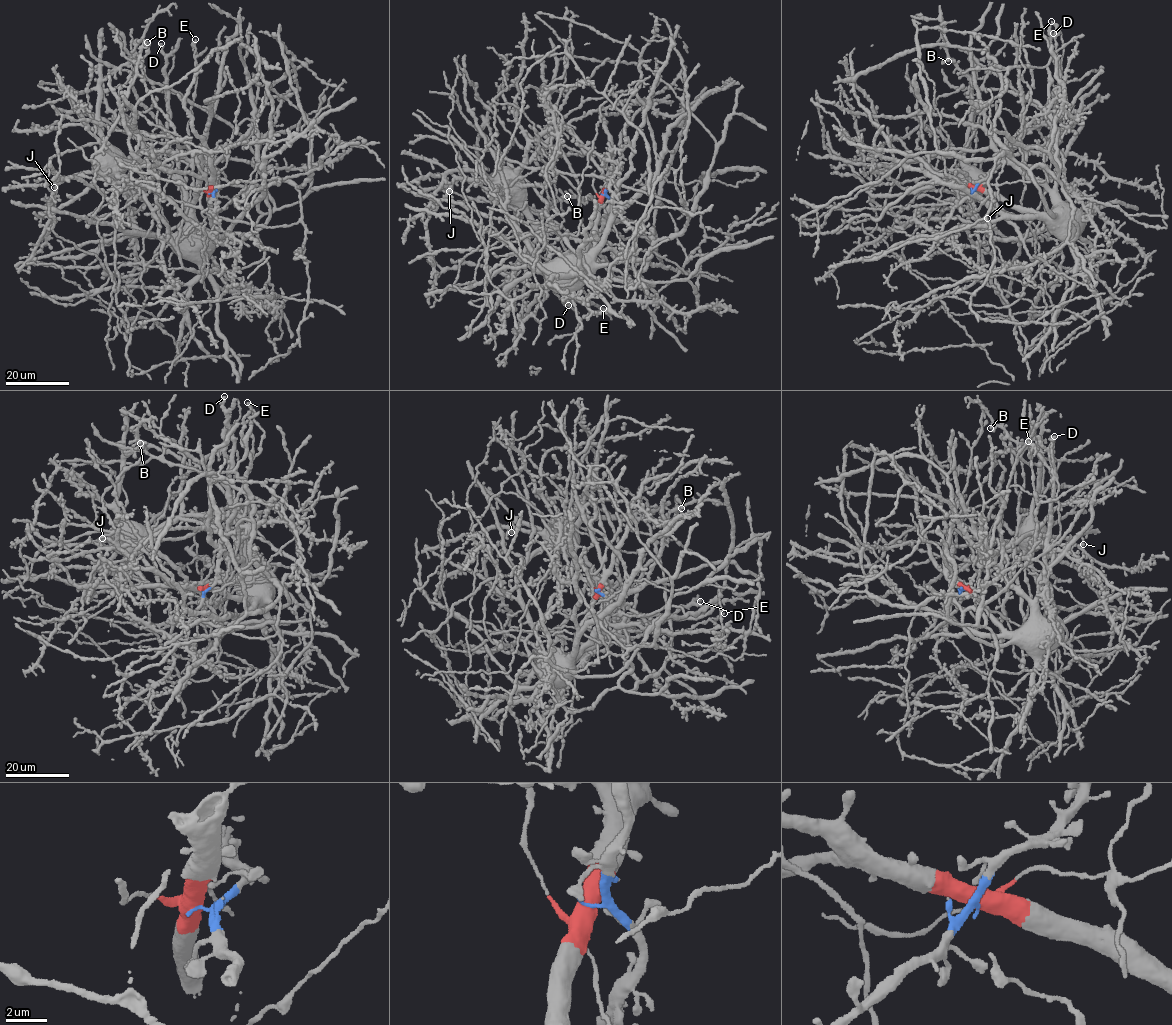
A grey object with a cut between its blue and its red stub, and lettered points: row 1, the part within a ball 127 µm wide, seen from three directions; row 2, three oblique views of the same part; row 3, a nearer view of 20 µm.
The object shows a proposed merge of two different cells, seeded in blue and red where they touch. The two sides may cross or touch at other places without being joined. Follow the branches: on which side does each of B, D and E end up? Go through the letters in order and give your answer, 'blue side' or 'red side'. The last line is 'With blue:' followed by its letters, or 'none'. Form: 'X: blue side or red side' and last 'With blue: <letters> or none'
B: blue side
D: red side
E: red side
With blue: B

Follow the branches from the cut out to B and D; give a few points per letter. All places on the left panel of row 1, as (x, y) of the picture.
B: (210, 192), (218, 187), (199, 152), (122, 159), (98, 126), (99, 83), (147, 43)
D: (209, 192), (250, 119), (259, 210), (273, 208), (262, 192), (170, 152), (161, 43)

